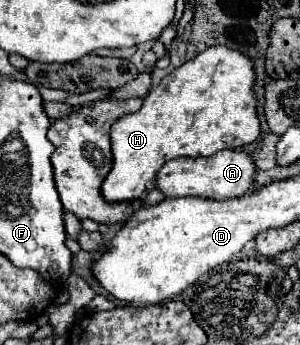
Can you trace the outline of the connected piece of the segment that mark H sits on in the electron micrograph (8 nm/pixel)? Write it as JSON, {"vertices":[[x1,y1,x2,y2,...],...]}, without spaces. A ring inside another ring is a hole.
{"vertices":[[212,46,200,52,196,58,184,62,174,68,158,88,150,90,144,98,142,108,136,114,126,114,118,122,114,122,110,138,112,138,112,170,102,184,102,196,108,202,122,200,138,200,152,186,158,170,164,162,178,156,212,156,224,148,242,148,254,142,260,134,260,120,256,112,256,72,254,62,246,58,246,54,238,50,230,50,226,46]]}

